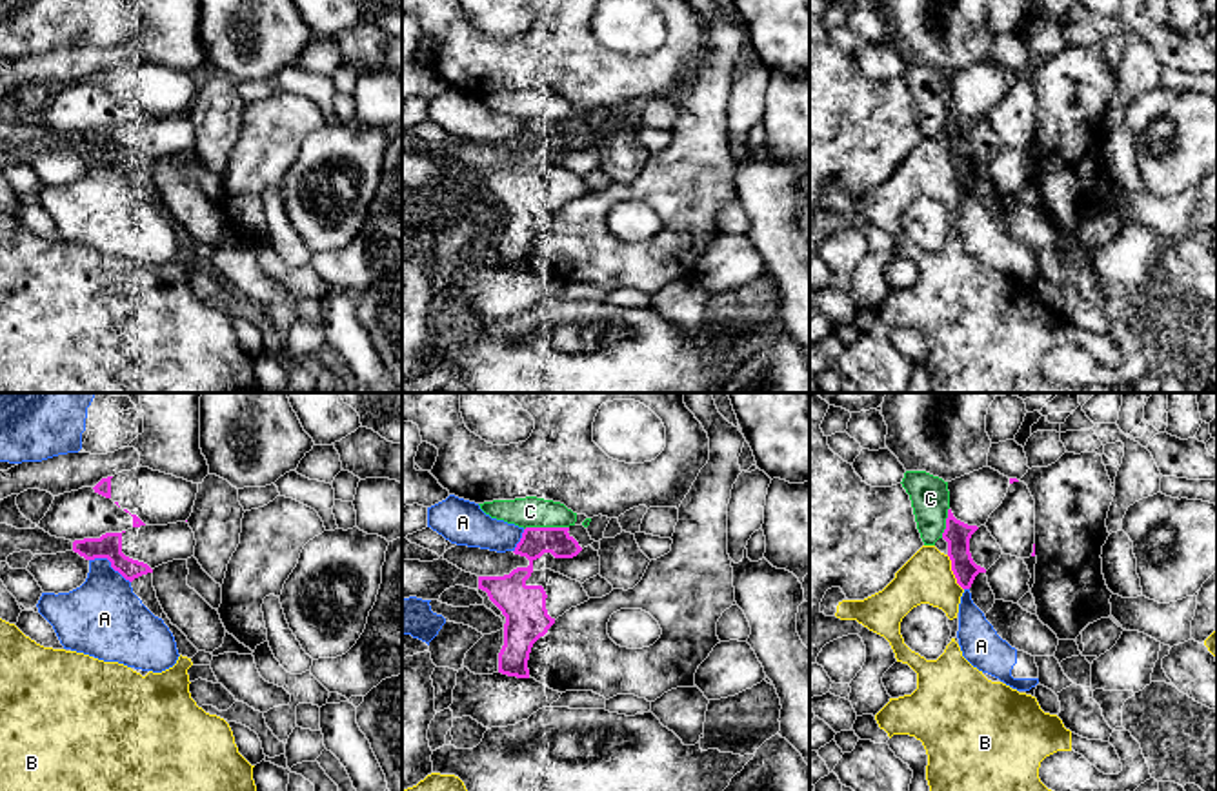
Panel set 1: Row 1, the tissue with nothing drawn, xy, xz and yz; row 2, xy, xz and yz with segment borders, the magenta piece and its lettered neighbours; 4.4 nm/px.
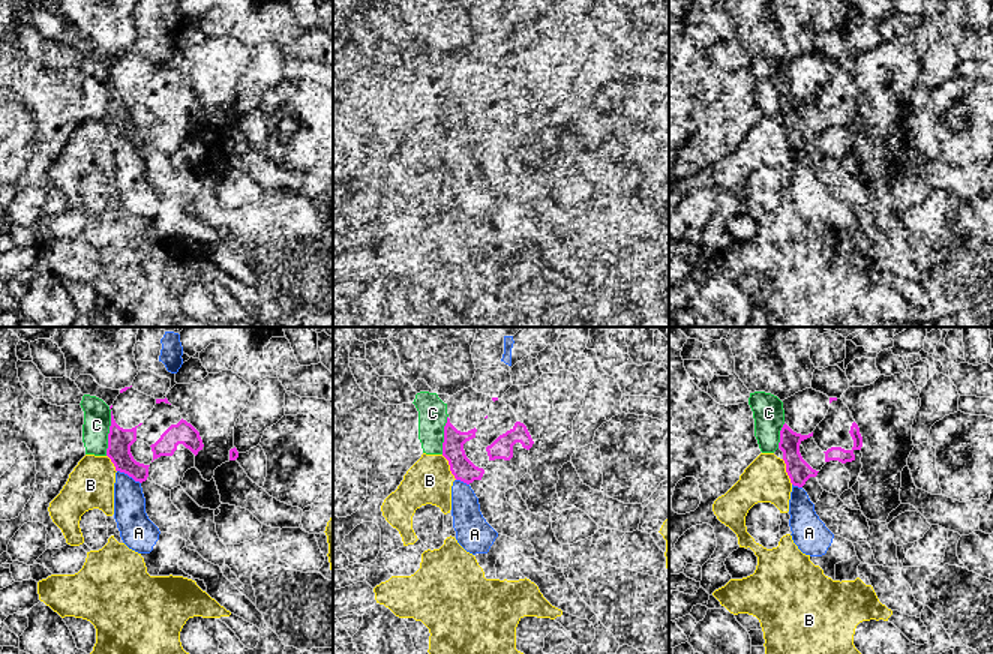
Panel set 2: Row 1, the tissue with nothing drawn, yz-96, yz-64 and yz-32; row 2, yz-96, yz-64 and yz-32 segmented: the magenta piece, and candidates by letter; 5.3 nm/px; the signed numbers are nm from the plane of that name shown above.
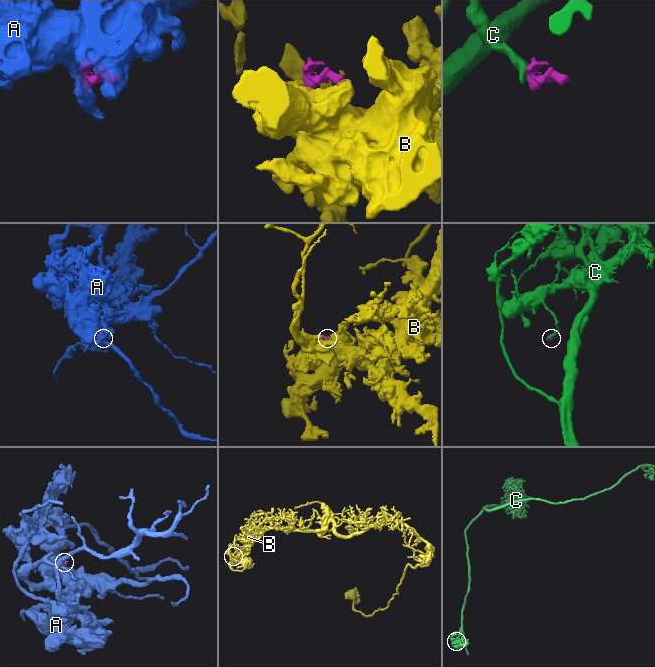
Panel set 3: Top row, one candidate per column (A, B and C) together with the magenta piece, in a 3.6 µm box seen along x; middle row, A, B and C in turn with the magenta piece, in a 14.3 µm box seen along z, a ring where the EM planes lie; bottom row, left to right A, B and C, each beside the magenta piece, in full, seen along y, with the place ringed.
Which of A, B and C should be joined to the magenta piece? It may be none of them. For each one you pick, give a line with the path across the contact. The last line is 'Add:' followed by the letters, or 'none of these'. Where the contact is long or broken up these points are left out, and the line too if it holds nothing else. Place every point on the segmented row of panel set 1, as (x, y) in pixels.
Add: none of these

